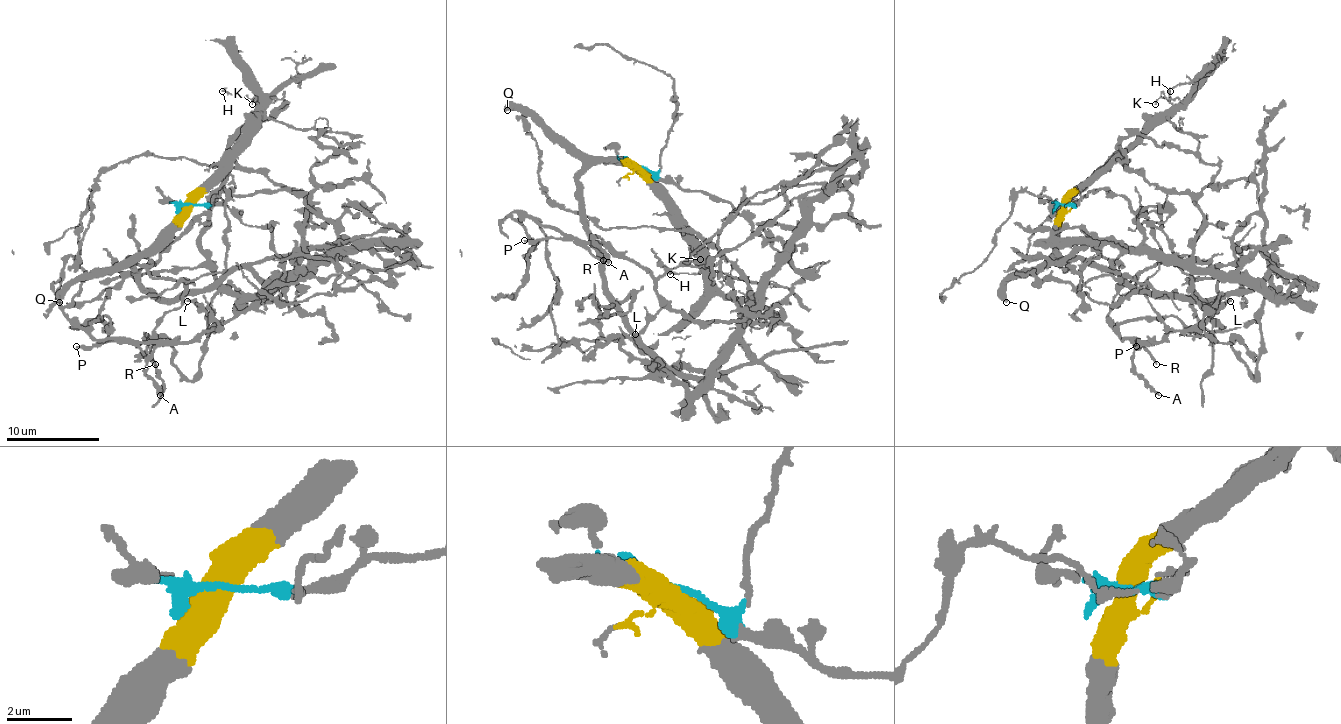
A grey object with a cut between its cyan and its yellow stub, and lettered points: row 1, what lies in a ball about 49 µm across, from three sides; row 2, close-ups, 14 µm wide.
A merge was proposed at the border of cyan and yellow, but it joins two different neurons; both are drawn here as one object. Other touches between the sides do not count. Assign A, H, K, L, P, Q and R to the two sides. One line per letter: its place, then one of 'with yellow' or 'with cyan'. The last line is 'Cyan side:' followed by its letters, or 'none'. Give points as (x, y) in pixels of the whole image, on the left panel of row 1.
A: (160, 395) | with cyan
H: (222, 91) | with yellow
K: (252, 104) | with yellow
L: (187, 301) | with cyan
P: (76, 346) | with cyan
Q: (59, 302) | with yellow
R: (155, 364) | with cyan
Cyan side: A, L, P, R

